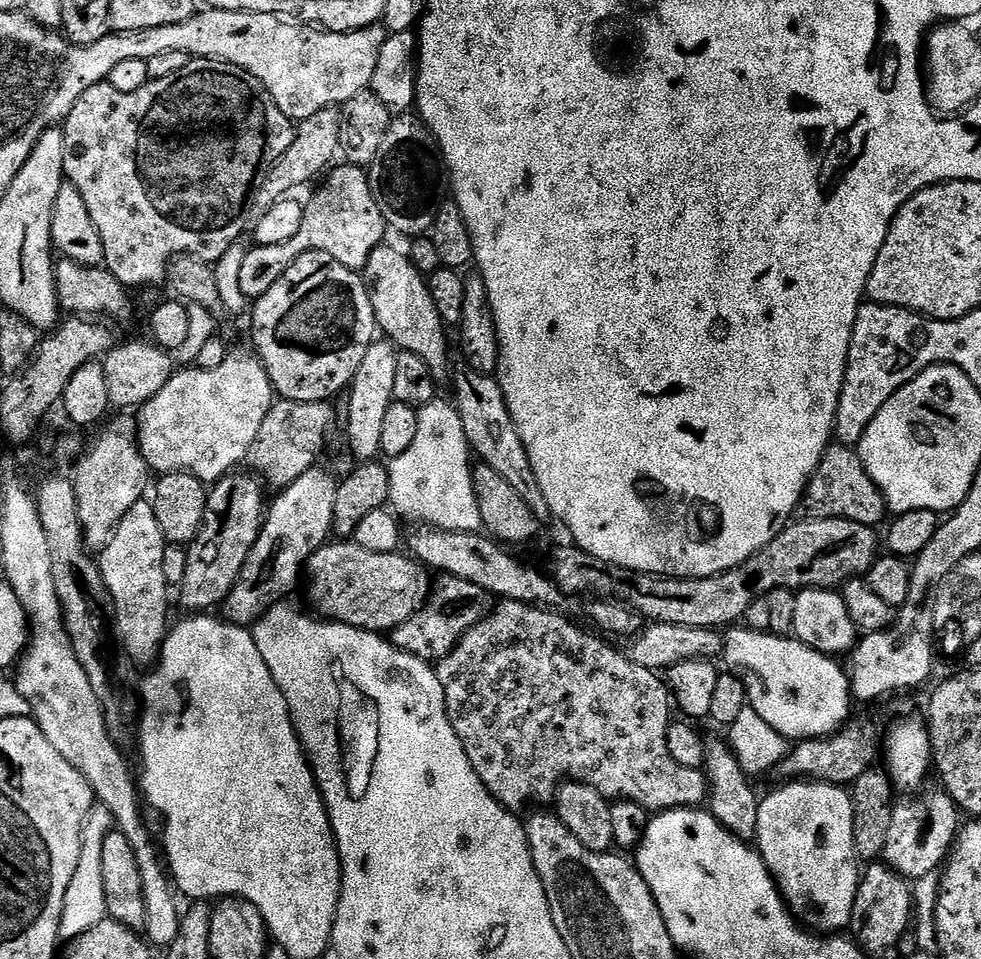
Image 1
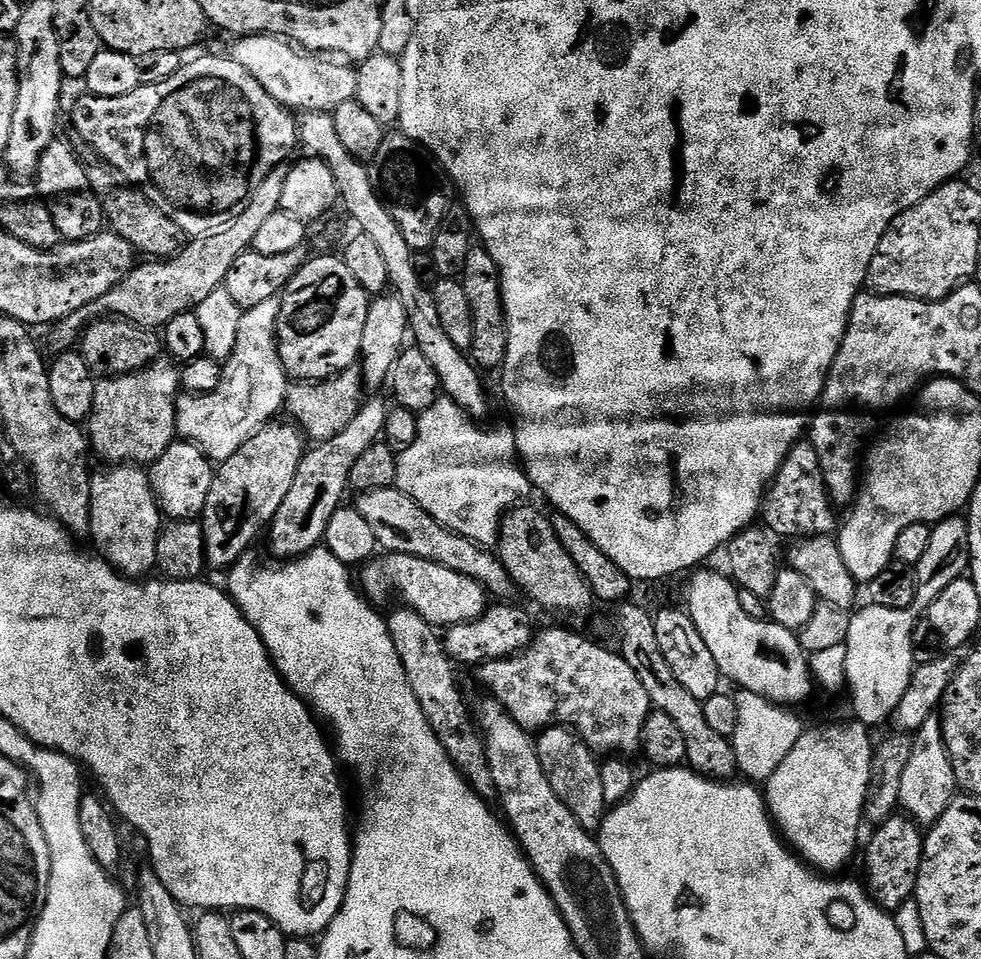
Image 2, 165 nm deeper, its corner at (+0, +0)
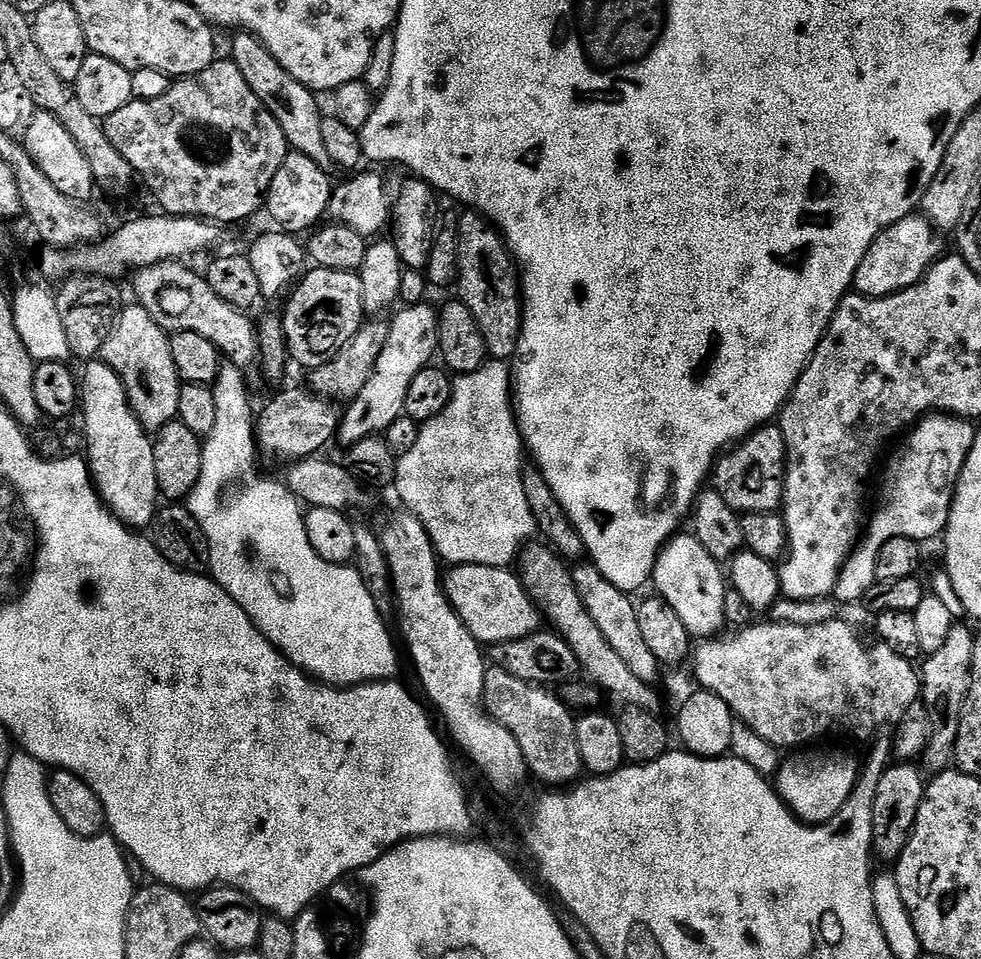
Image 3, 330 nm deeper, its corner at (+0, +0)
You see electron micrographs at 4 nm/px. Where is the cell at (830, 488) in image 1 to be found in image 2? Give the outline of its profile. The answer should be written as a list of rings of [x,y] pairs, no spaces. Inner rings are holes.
[[[797,442],[766,489],[762,505],[763,527],[773,537],[832,536],[838,528],[835,511],[837,509],[832,503],[832,497],[828,495],[814,446],[811,442]]]

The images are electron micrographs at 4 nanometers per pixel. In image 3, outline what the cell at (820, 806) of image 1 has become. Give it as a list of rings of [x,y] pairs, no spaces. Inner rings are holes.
[[[816,750],[789,755],[792,757],[789,760],[787,757],[775,773],[774,787],[792,815],[799,816],[805,824],[819,826],[834,819],[848,805],[848,799],[857,791],[862,768],[859,763],[856,765],[854,757],[844,752],[812,751]]]

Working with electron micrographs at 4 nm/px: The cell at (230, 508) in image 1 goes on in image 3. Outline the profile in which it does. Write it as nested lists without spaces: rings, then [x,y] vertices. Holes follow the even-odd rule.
[[[307,387],[288,388],[280,392],[264,409],[259,409],[254,424],[256,442],[261,453],[272,460],[295,462],[315,456],[340,431],[342,412],[335,403],[322,399]]]

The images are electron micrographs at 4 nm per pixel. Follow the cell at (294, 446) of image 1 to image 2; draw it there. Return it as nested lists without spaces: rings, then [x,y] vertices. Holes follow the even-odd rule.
[[[353,366],[342,370],[331,380],[293,383],[288,389],[288,397],[284,400],[283,411],[292,415],[289,416],[291,423],[295,424],[309,441],[324,444],[330,438],[338,438],[338,434],[342,434],[342,430],[346,430],[350,422],[354,422],[365,399],[364,376],[359,367]]]

